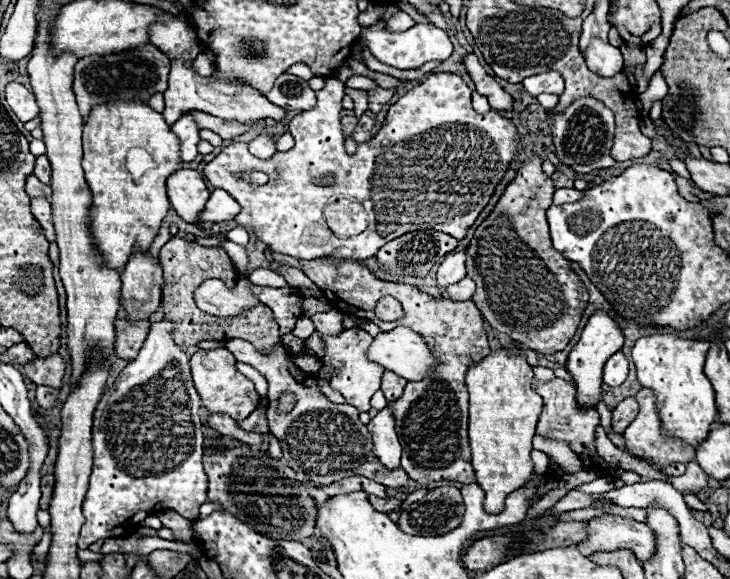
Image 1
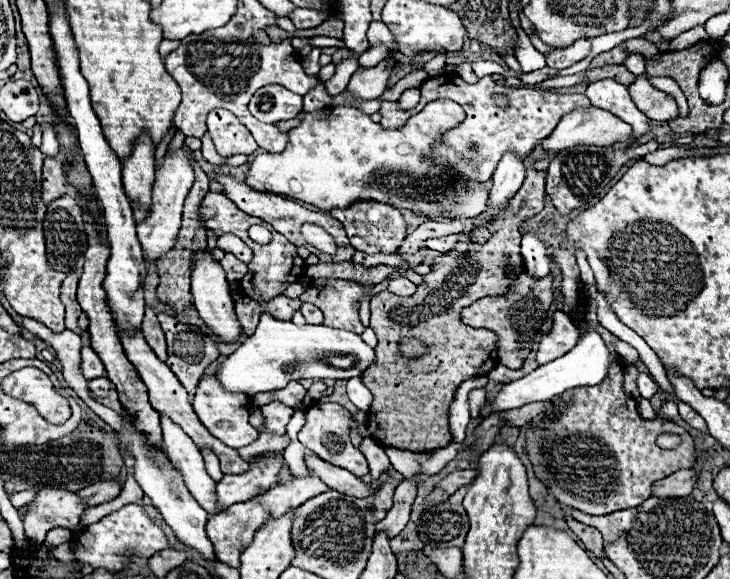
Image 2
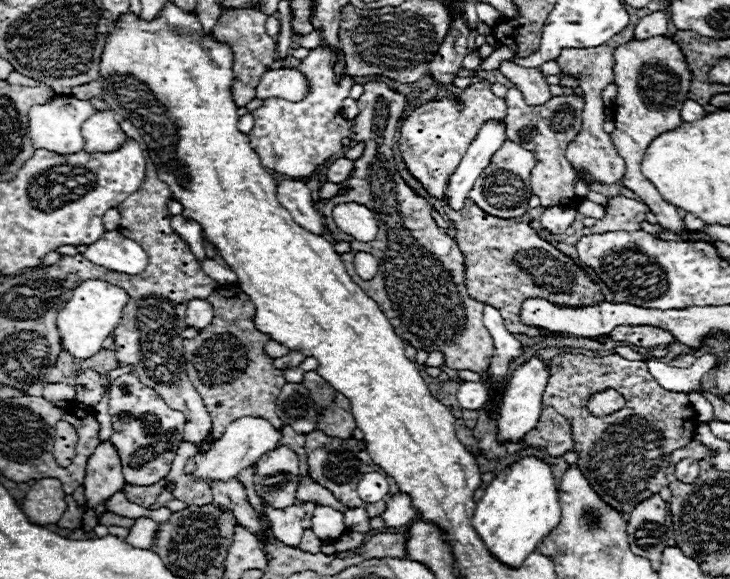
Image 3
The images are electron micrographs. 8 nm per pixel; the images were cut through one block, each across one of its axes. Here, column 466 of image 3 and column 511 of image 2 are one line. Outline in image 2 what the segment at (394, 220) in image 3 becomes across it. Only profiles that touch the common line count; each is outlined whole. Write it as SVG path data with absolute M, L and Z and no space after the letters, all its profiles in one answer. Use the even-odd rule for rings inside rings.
M520 272L510 294L480 298L474 304L466 306L460 316L462 316L462 322L472 328L488 328L488 330L496 332L500 364L504 364L512 370L520 370L530 352L532 336L536 336L536 330L544 322L546 312L552 302L554 302L552 276L546 276L542 280L532 280L526 272Z

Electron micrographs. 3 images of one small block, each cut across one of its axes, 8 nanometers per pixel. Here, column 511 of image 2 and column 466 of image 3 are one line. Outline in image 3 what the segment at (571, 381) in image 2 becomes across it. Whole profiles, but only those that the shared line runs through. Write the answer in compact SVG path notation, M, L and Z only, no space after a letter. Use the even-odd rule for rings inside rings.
M462 382L458 390L458 402L464 410L480 410L486 402L486 388L482 382Z

